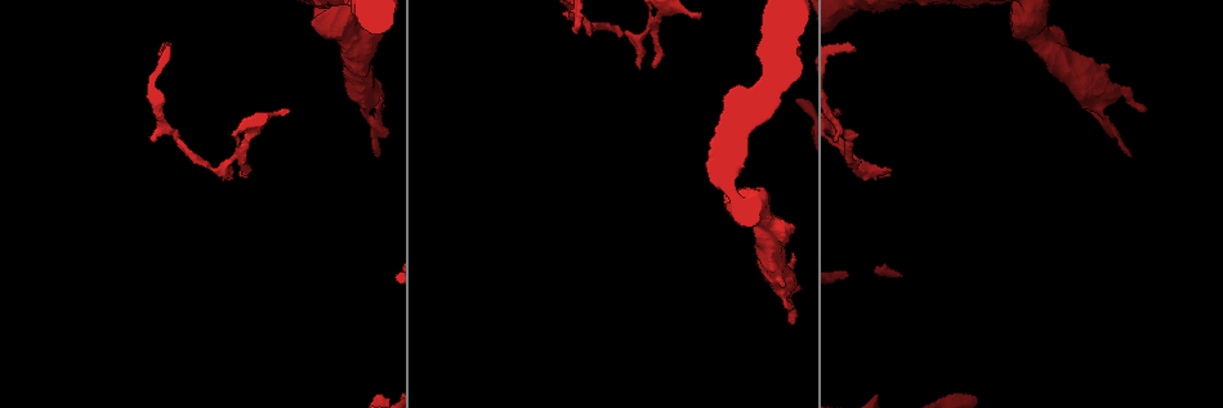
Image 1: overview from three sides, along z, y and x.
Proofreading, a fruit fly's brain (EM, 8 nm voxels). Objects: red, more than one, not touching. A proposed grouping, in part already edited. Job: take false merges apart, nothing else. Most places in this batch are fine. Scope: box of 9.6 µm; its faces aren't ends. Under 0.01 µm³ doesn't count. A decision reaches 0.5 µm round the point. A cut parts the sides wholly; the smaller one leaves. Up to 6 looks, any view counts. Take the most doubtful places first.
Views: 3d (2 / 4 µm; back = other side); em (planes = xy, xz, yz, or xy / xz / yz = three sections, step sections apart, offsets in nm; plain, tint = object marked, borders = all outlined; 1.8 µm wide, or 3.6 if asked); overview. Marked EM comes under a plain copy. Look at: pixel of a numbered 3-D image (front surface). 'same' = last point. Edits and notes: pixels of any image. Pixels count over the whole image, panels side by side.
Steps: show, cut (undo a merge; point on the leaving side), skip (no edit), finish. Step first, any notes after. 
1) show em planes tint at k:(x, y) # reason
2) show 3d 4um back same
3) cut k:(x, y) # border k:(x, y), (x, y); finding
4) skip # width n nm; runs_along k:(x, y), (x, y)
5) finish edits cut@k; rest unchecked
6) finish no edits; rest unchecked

show em yz step 16 tint at 1:(242, 154)

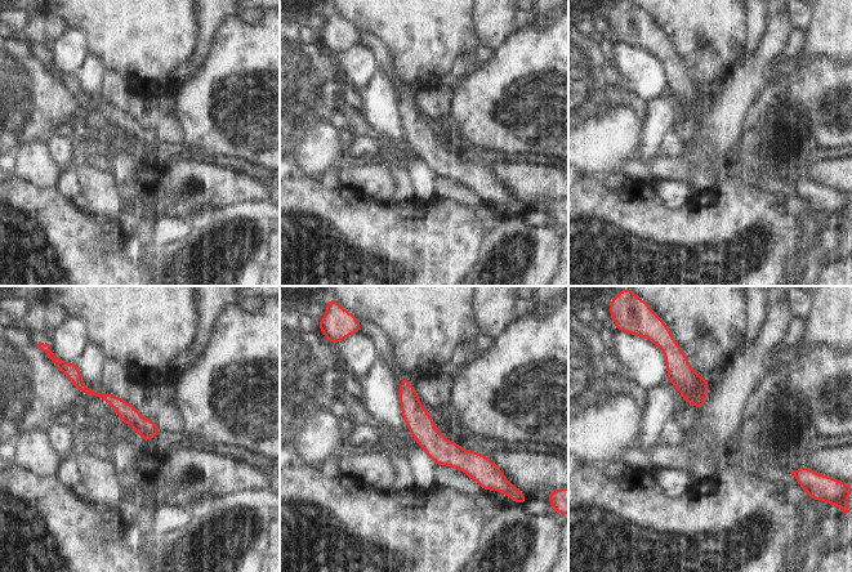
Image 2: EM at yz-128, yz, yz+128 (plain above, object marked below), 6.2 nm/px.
show em planes tint same

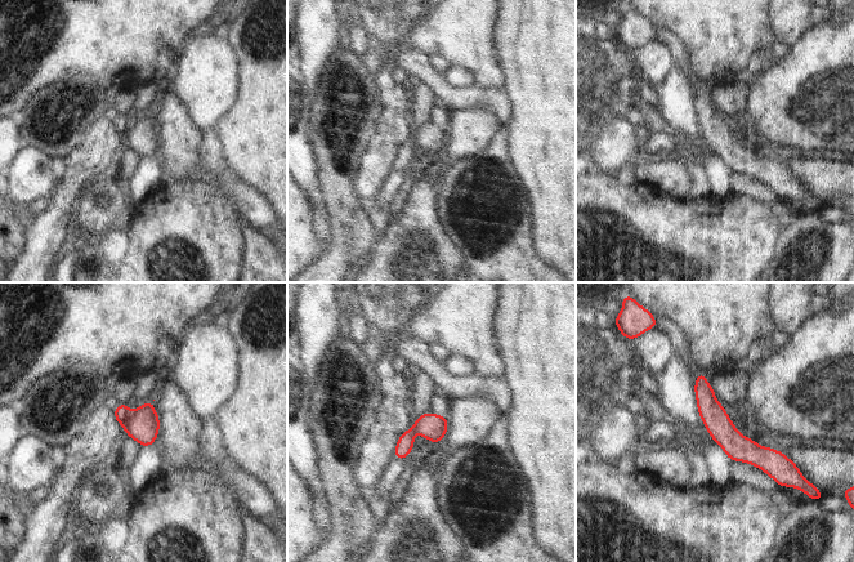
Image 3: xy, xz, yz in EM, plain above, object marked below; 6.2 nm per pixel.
cut 3:(143, 426) # part_leaving 3:(700, 377), (715, 419), (786, 467); two neurons meet here

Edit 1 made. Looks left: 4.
show overview # redraw

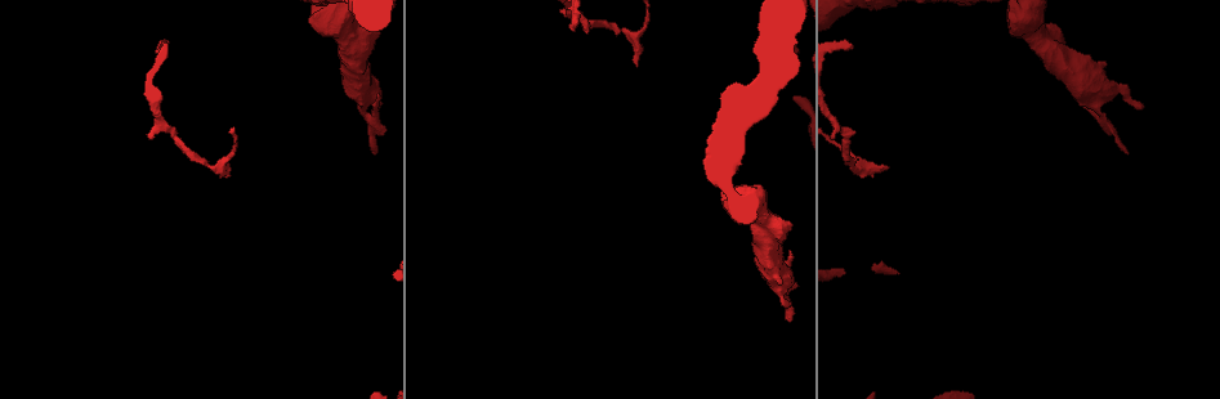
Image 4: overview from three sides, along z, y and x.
show em 3.6um yz step 16 tint at 4:(1092, 102) # small branch off a trunk

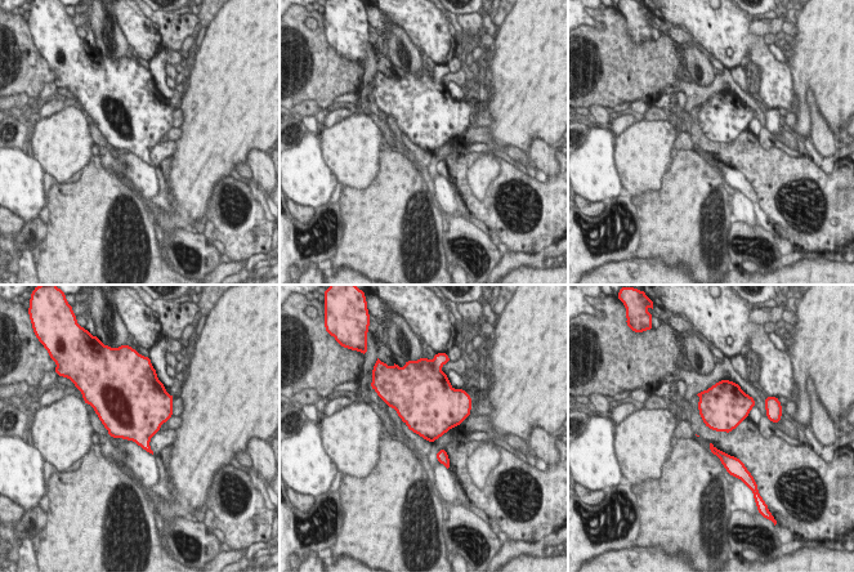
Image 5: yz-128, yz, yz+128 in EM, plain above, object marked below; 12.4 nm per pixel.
show em 3.6um planes tint same # another direction

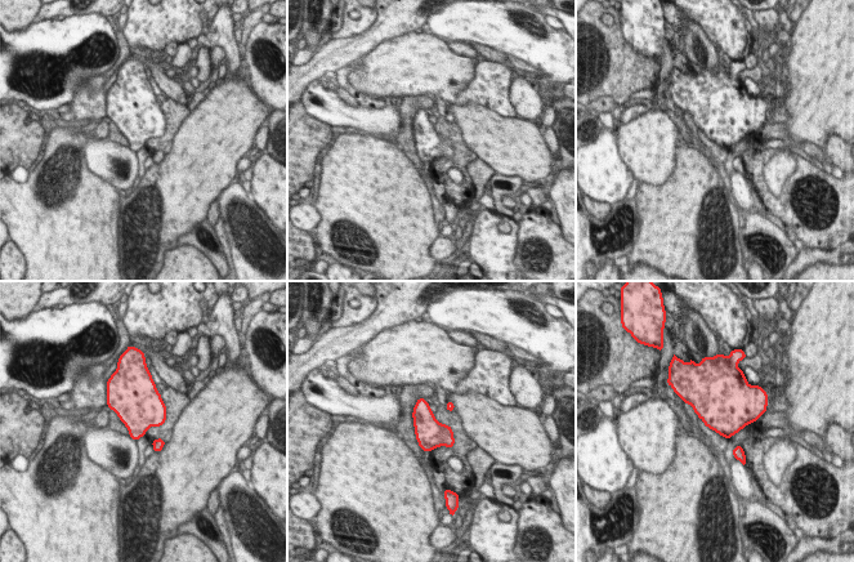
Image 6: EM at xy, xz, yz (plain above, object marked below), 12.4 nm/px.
skip # width 360 nm; one neuron here

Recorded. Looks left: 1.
show em 3.6um planes tint at 4:(353, 40) # arms part here

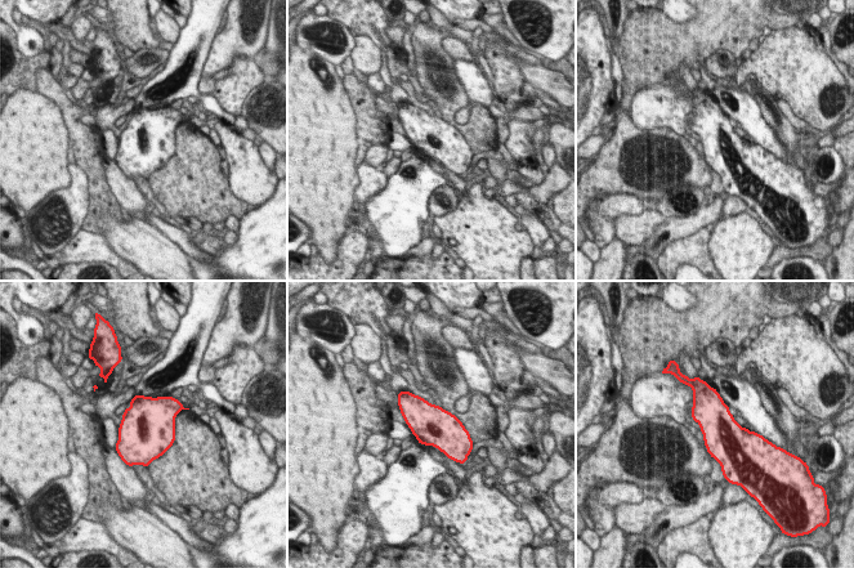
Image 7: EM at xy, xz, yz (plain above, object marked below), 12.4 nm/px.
skip # continuous, no second neuron

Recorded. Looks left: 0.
finish edits cut@3; rest unchecked

